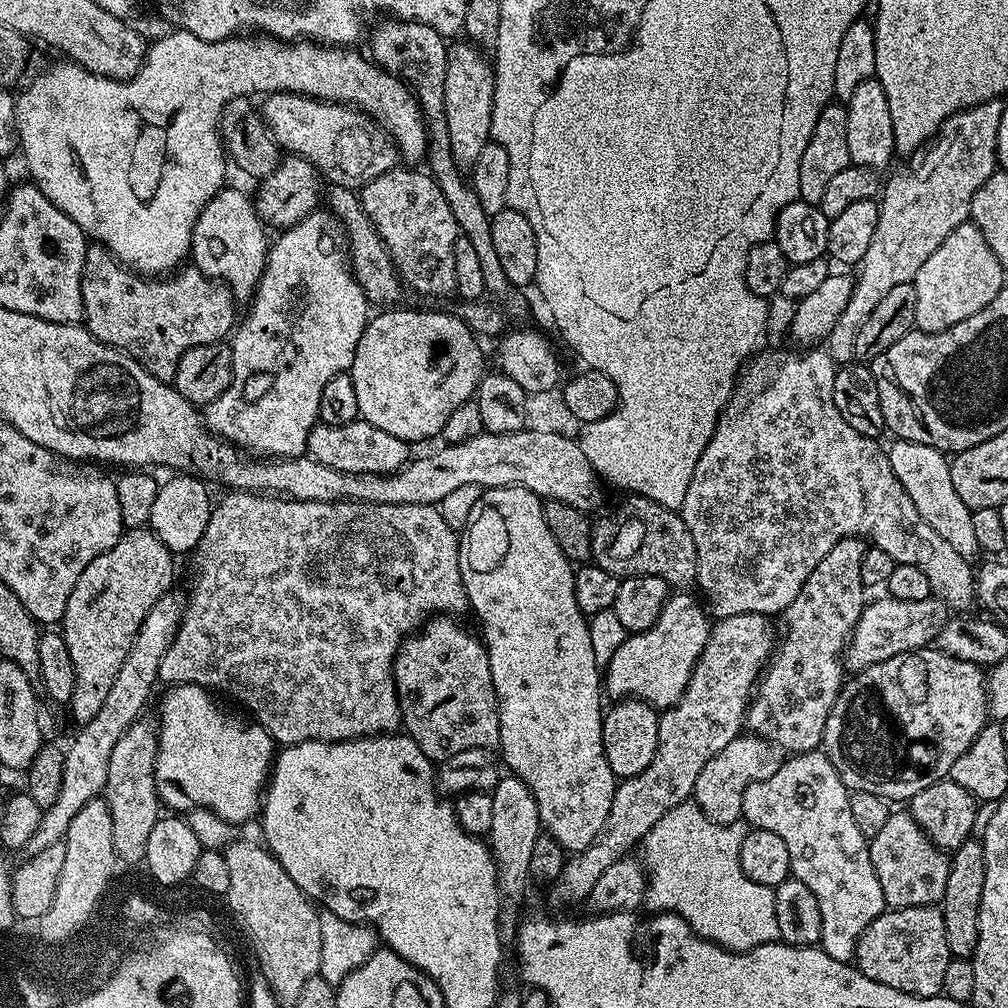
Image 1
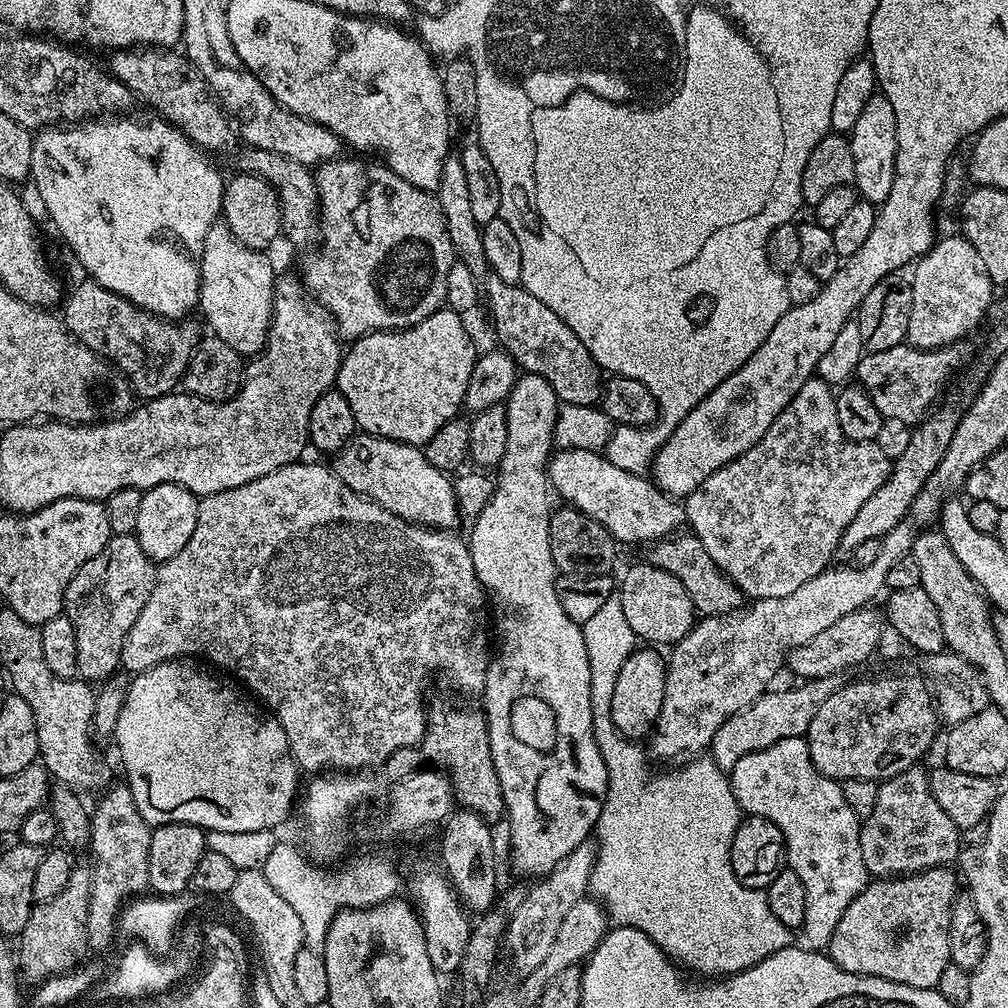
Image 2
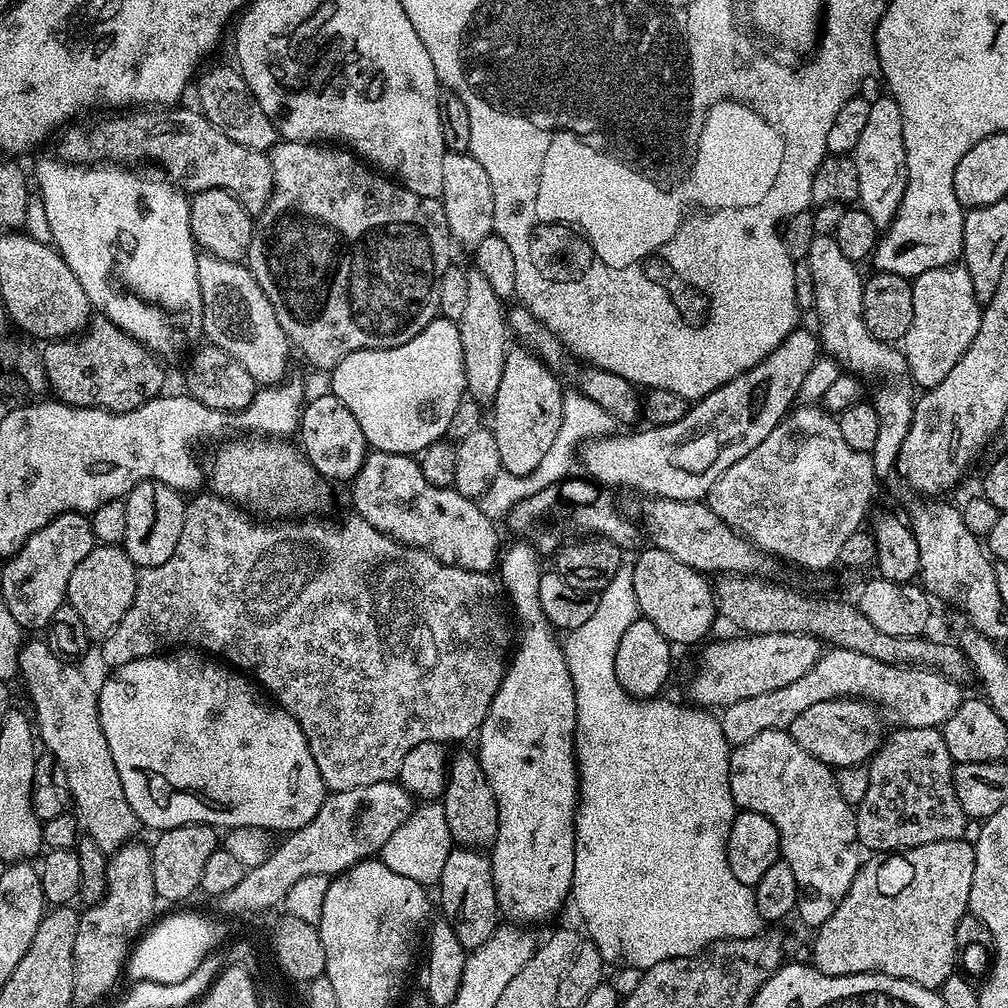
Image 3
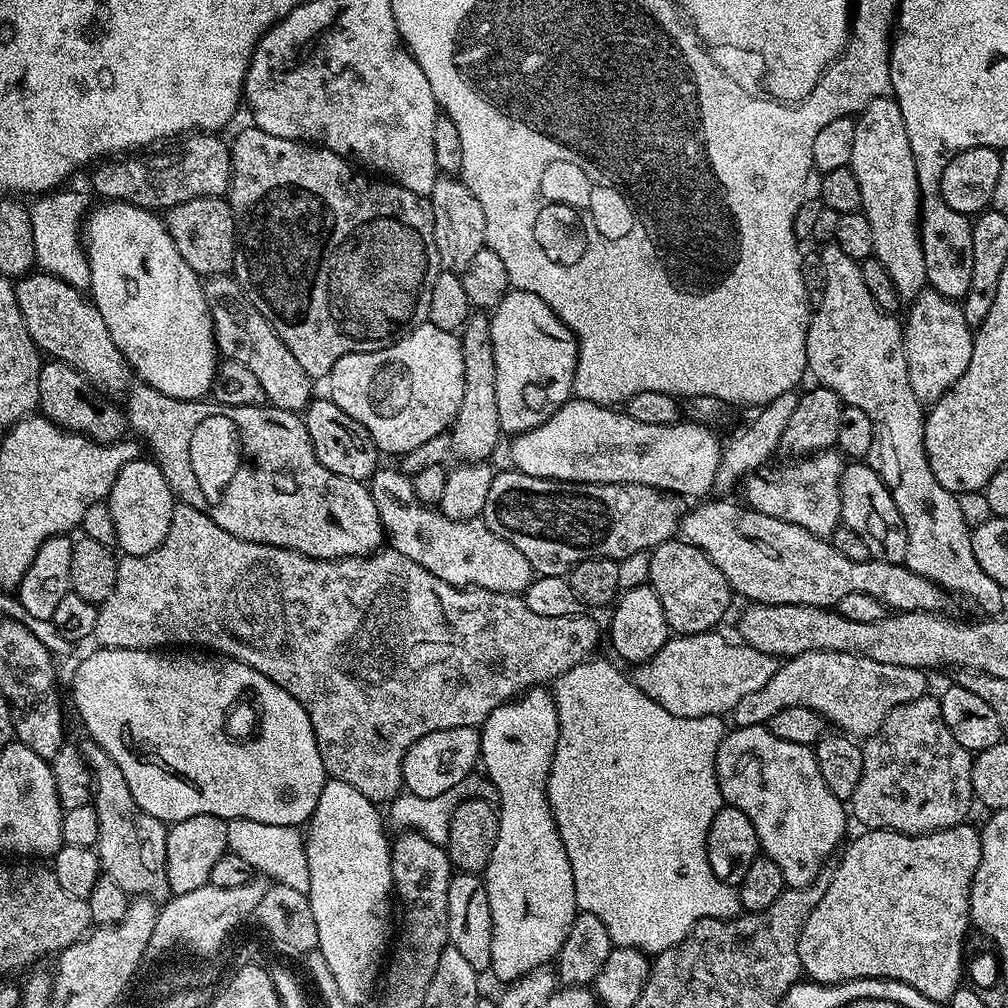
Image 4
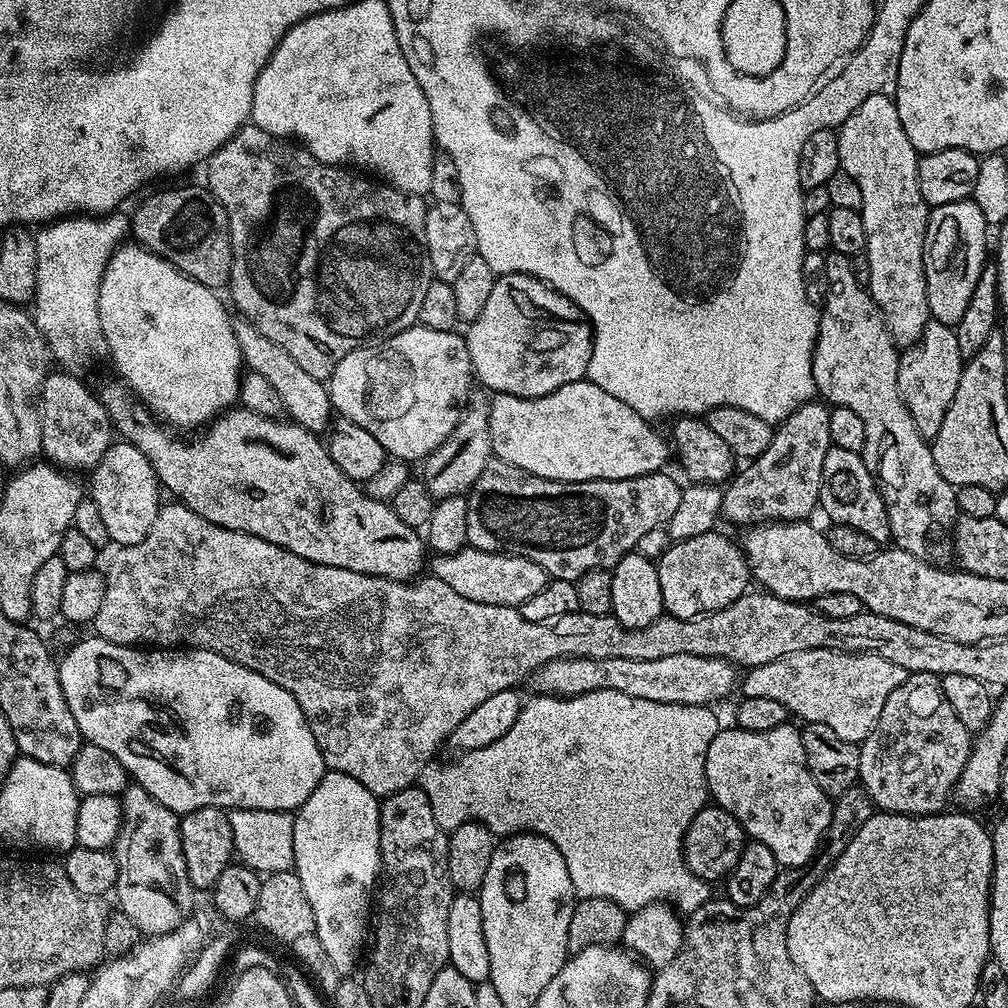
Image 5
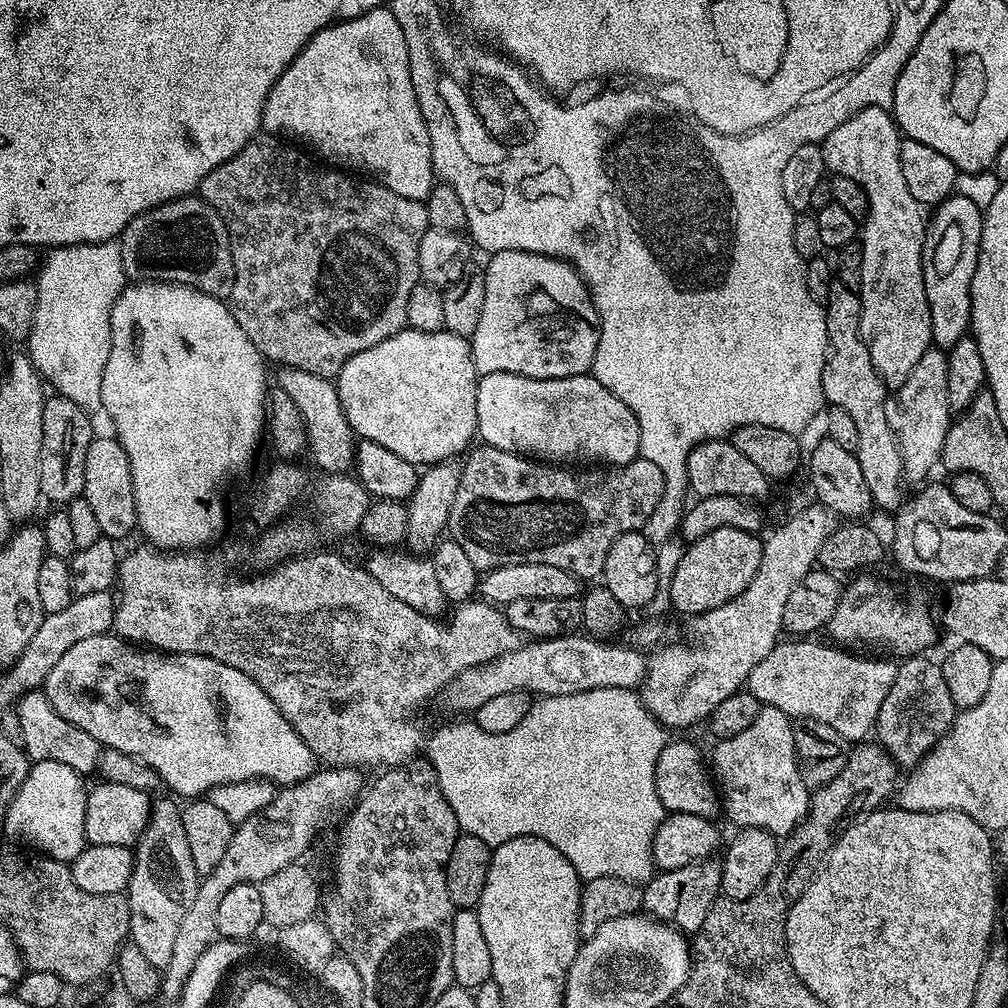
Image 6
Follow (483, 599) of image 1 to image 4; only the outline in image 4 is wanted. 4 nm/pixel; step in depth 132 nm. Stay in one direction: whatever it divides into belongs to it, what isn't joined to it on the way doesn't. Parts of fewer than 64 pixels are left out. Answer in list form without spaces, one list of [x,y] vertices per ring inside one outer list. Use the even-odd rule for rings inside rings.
[[[510,290],[502,302],[491,309],[490,338],[494,346],[494,383],[498,385],[501,433],[532,432],[573,395],[578,344],[568,335],[568,327],[536,294]],[[544,686],[529,688],[527,692],[500,704],[486,717],[479,734],[483,775],[494,786],[498,800],[500,796],[498,842],[494,842],[494,854],[490,854],[488,867],[482,873],[492,919],[490,972],[503,982],[511,982],[536,968],[551,965],[559,957],[562,942],[566,942],[566,934],[570,934],[570,926],[578,914],[574,870],[570,870],[566,846],[562,846],[562,838],[548,805],[546,785],[558,744],[558,714],[551,691]]]

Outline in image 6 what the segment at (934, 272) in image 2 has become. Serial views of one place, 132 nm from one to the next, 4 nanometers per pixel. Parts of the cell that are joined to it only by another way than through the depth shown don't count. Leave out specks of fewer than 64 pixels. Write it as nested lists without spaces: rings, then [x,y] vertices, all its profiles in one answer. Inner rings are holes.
[[[935,346],[928,348],[926,354],[918,358],[914,370],[910,370],[910,378],[906,378],[906,382],[895,389],[894,399],[886,410],[886,422],[890,422],[890,430],[896,433],[900,442],[900,457],[907,479],[920,480],[932,467],[940,464],[942,446],[954,419],[954,413],[948,407],[947,369],[947,351]]]

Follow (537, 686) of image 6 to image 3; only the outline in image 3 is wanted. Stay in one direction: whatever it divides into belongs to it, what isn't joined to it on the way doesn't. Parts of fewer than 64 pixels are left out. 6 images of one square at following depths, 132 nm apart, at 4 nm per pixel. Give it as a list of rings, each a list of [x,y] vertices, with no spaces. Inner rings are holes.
[[[736,634],[733,640],[712,643],[703,645],[704,653],[688,684],[688,696],[692,699],[689,701],[704,710],[723,710],[734,702],[742,702],[742,698],[782,690],[782,686],[790,686],[790,682],[802,678],[822,654],[821,641],[806,634]]]

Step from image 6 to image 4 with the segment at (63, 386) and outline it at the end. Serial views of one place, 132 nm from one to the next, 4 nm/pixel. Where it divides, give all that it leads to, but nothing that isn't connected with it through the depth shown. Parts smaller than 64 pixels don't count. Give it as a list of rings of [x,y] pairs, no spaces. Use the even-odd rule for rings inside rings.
[[[53,190],[31,201],[28,213],[30,230],[34,230],[34,254],[37,265],[43,271],[62,278],[70,286],[84,290],[90,282],[88,253],[82,243],[82,221],[90,211],[89,193],[64,191]]]

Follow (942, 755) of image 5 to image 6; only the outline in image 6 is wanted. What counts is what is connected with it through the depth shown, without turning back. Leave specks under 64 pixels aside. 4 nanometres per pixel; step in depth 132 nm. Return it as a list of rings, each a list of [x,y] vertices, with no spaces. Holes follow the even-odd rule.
[[[917,654],[896,664],[894,686],[890,686],[890,694],[886,694],[882,701],[882,710],[878,710],[875,739],[904,770],[915,768],[924,759],[924,755],[952,729],[958,715],[956,703],[954,698],[950,698],[950,689],[946,687],[946,678],[940,669],[940,660],[931,660],[930,657]]]

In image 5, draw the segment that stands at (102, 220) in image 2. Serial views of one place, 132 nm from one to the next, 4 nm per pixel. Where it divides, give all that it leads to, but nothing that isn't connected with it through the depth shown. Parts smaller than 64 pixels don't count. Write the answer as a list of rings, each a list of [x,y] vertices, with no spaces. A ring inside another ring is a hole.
[[[125,242],[112,253],[100,283],[100,293],[98,294],[100,332],[104,336],[103,347],[106,352],[108,348],[109,354],[112,355],[112,364],[116,367],[117,372],[115,372],[115,375],[131,388],[133,396],[137,400],[141,400],[152,411],[153,416],[176,430],[196,430],[207,425],[215,420],[221,412],[233,407],[237,403],[240,394],[242,361],[238,350],[238,338],[234,338],[234,330],[232,329],[234,320],[233,317],[228,317],[228,312],[224,309],[223,302],[216,296],[219,295],[213,289],[202,286],[202,282],[194,282],[194,278],[183,276],[170,261],[164,260],[158,254],[146,251],[135,242]]]

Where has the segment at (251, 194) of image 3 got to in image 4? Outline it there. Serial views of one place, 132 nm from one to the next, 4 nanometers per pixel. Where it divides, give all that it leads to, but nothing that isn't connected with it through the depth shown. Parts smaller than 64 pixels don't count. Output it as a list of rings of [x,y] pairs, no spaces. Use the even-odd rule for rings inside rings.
[[[193,132],[185,135],[177,143],[181,144],[169,152],[105,158],[91,169],[91,191],[108,202],[133,204],[149,210],[167,210],[194,198],[223,197],[232,180],[232,154],[229,145],[225,141],[223,144],[220,138],[211,132]]]

